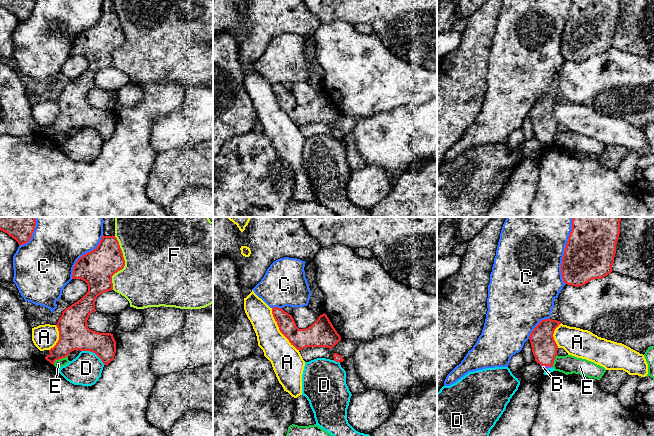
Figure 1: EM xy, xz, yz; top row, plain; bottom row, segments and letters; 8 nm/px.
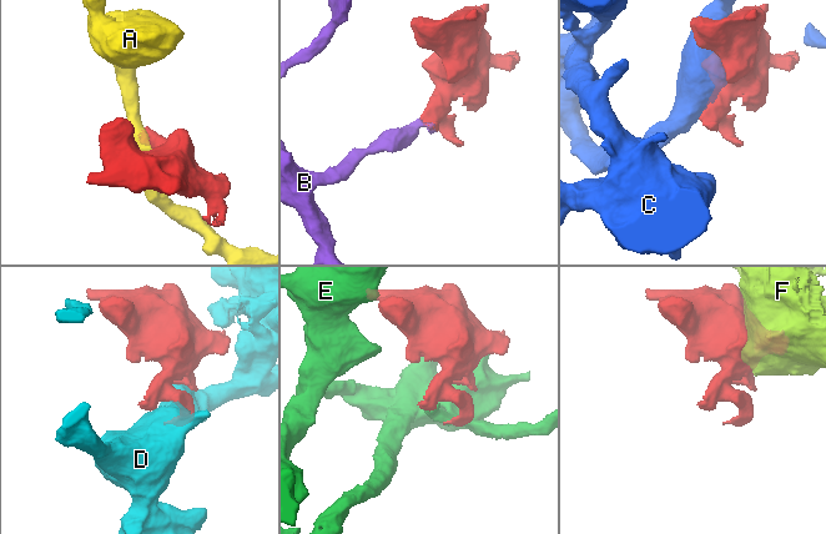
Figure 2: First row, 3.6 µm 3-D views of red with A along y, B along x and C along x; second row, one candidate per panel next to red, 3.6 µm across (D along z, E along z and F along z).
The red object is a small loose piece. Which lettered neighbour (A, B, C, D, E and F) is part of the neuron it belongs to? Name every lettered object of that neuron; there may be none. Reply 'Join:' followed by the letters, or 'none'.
Join: B

